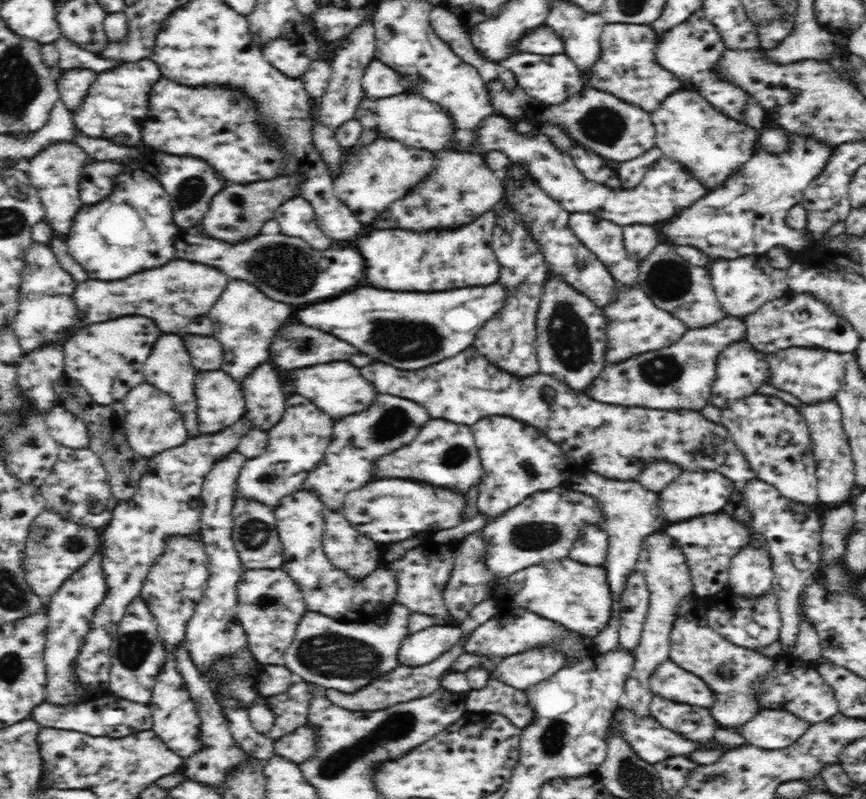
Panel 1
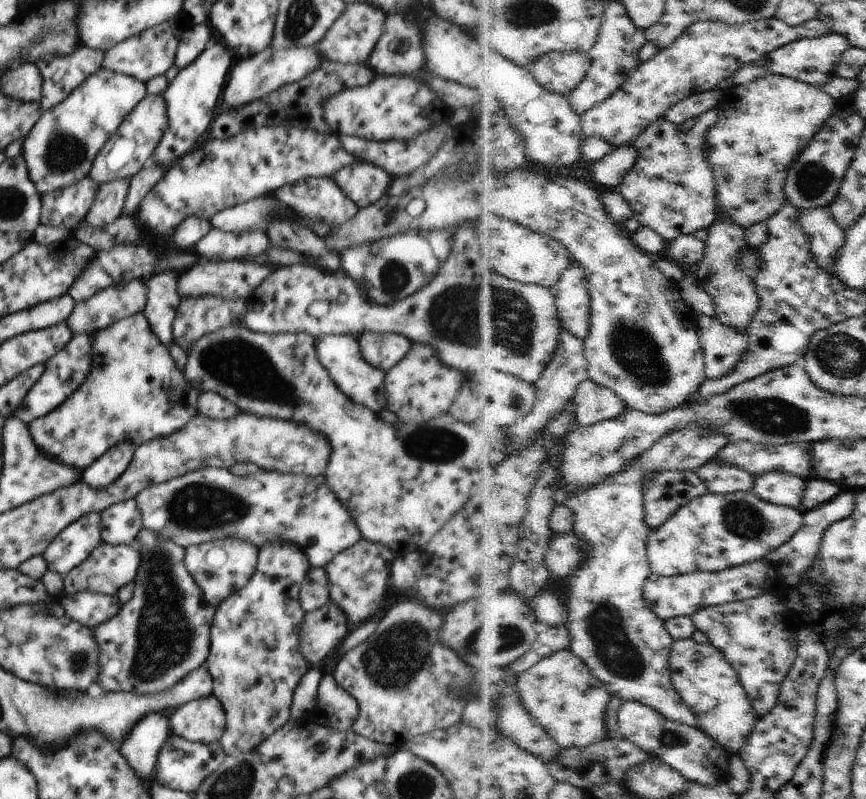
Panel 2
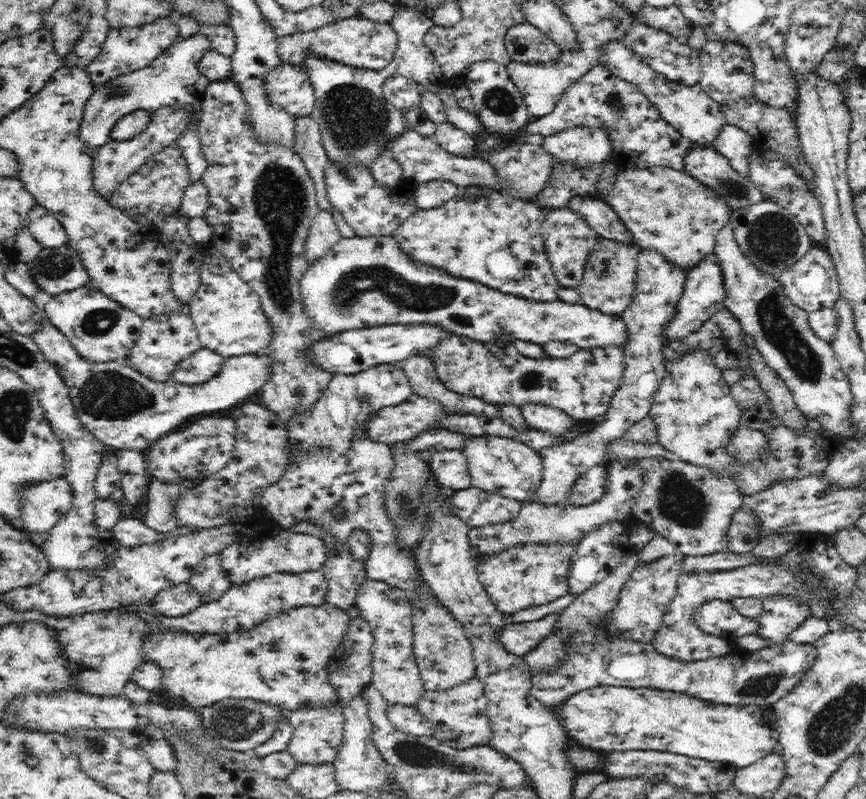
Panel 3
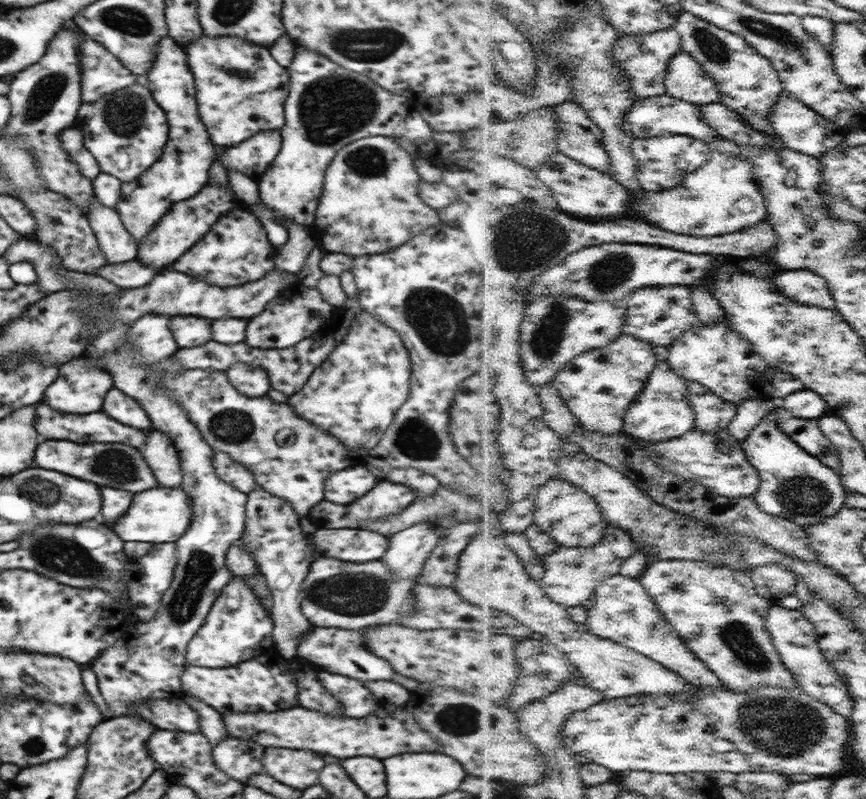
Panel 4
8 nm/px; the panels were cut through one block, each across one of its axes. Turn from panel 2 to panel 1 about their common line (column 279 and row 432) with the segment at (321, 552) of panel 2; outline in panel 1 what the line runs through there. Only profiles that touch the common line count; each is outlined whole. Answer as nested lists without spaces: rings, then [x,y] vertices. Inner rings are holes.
[[[496,415],[478,420],[478,424],[472,426],[472,432],[484,468],[481,483],[478,484],[476,507],[479,514],[486,517],[487,524],[494,522],[500,514],[518,507],[535,492],[566,485],[566,480],[573,475],[576,460],[533,426],[526,426],[508,416]]]

